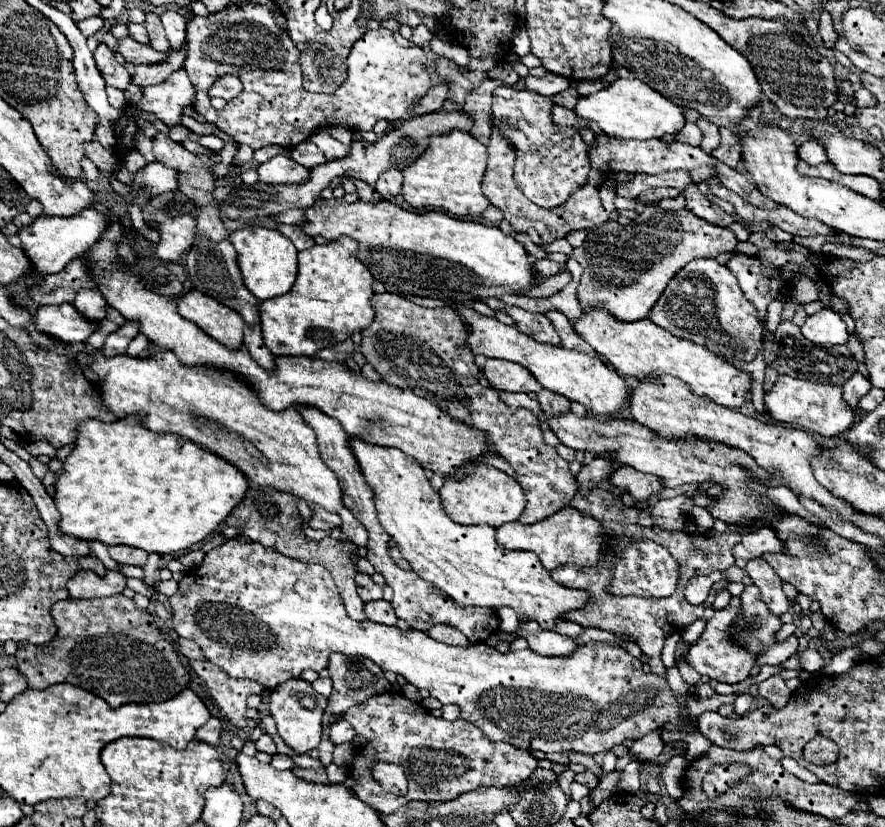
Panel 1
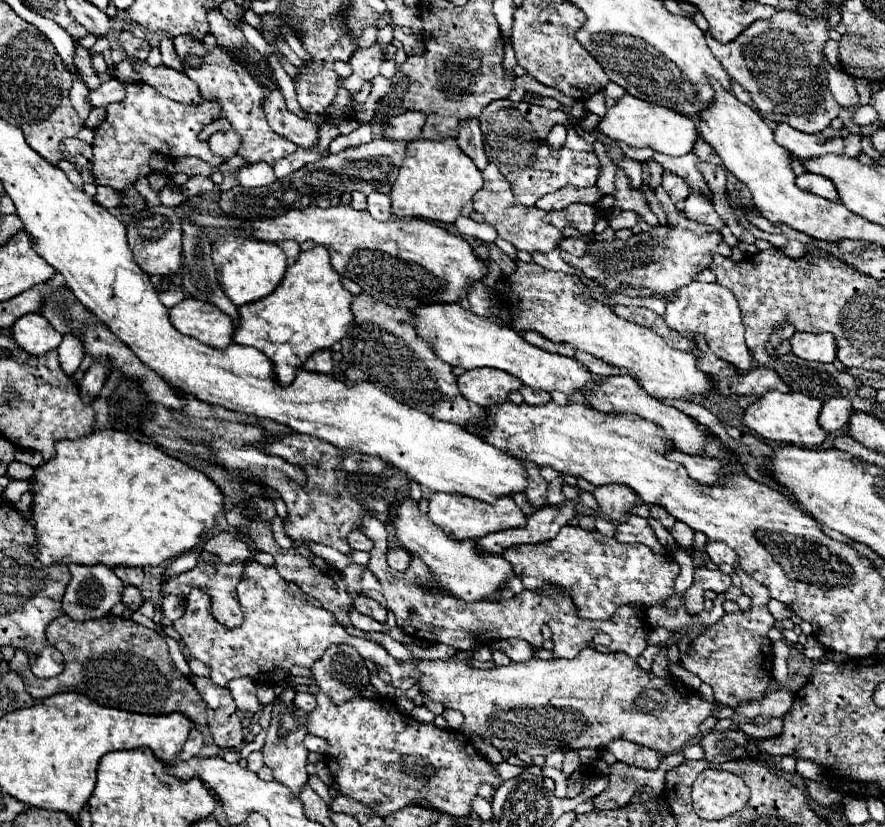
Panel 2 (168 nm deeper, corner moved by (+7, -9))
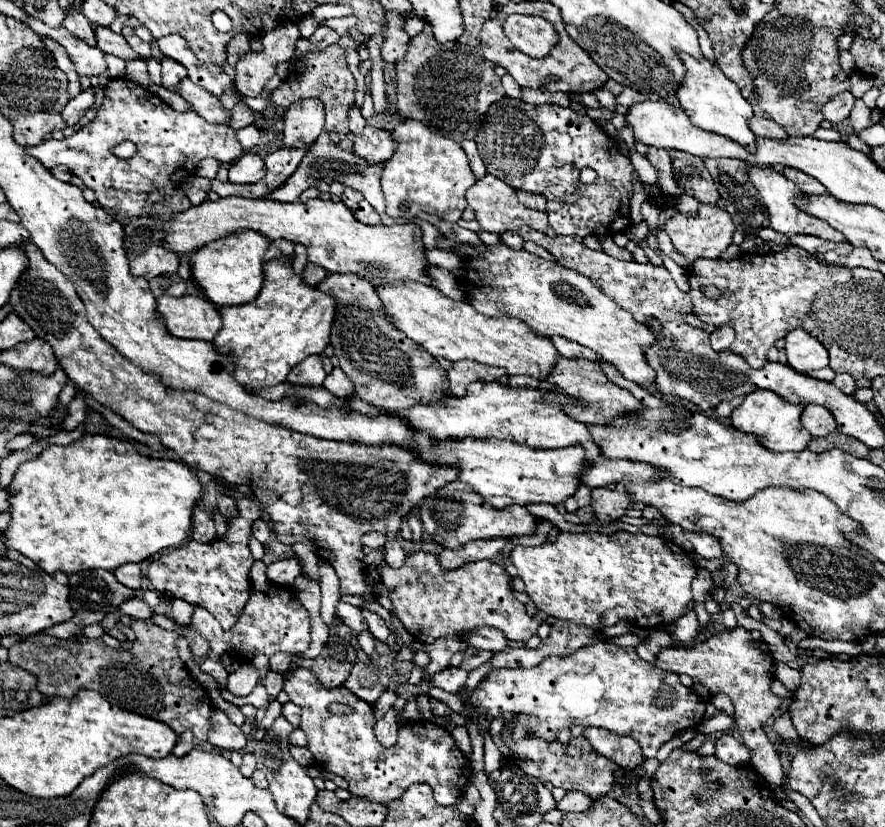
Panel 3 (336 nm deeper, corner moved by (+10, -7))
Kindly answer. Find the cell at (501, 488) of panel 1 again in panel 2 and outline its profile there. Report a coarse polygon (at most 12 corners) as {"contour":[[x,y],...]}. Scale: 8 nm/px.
{"contour":[[433,493],[429,519],[451,539],[523,527],[511,497],[495,505]]}

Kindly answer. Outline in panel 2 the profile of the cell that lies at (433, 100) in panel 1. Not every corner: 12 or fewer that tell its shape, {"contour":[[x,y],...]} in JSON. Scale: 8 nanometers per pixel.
{"contour":[[423,111],[395,115],[383,136],[421,139],[427,115]]}

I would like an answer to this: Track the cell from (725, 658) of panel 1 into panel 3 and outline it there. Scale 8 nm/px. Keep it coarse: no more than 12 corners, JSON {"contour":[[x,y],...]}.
{"contour":[[750,631],[664,649],[656,665],[730,695],[750,763],[782,785],[762,729],[784,701],[774,657]]}

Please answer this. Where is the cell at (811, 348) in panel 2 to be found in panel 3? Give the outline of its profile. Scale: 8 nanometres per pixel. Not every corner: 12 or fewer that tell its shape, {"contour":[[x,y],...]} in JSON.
{"contour":[[802,329],[784,337],[788,365],[800,373],[828,367],[826,347]]}

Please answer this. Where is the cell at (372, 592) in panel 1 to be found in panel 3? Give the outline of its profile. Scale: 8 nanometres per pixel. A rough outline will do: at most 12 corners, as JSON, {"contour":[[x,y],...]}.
{"contour":[[362,611],[370,633],[378,641],[388,641],[388,627],[384,619]]}

